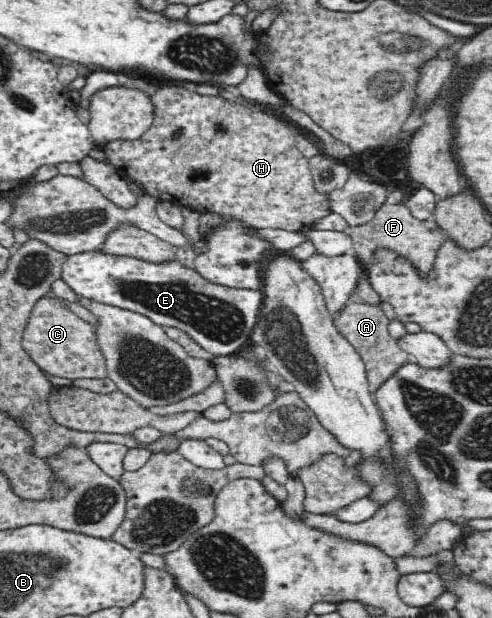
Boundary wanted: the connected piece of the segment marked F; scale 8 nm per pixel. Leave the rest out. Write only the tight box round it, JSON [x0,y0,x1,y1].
[347,203,446,279]

